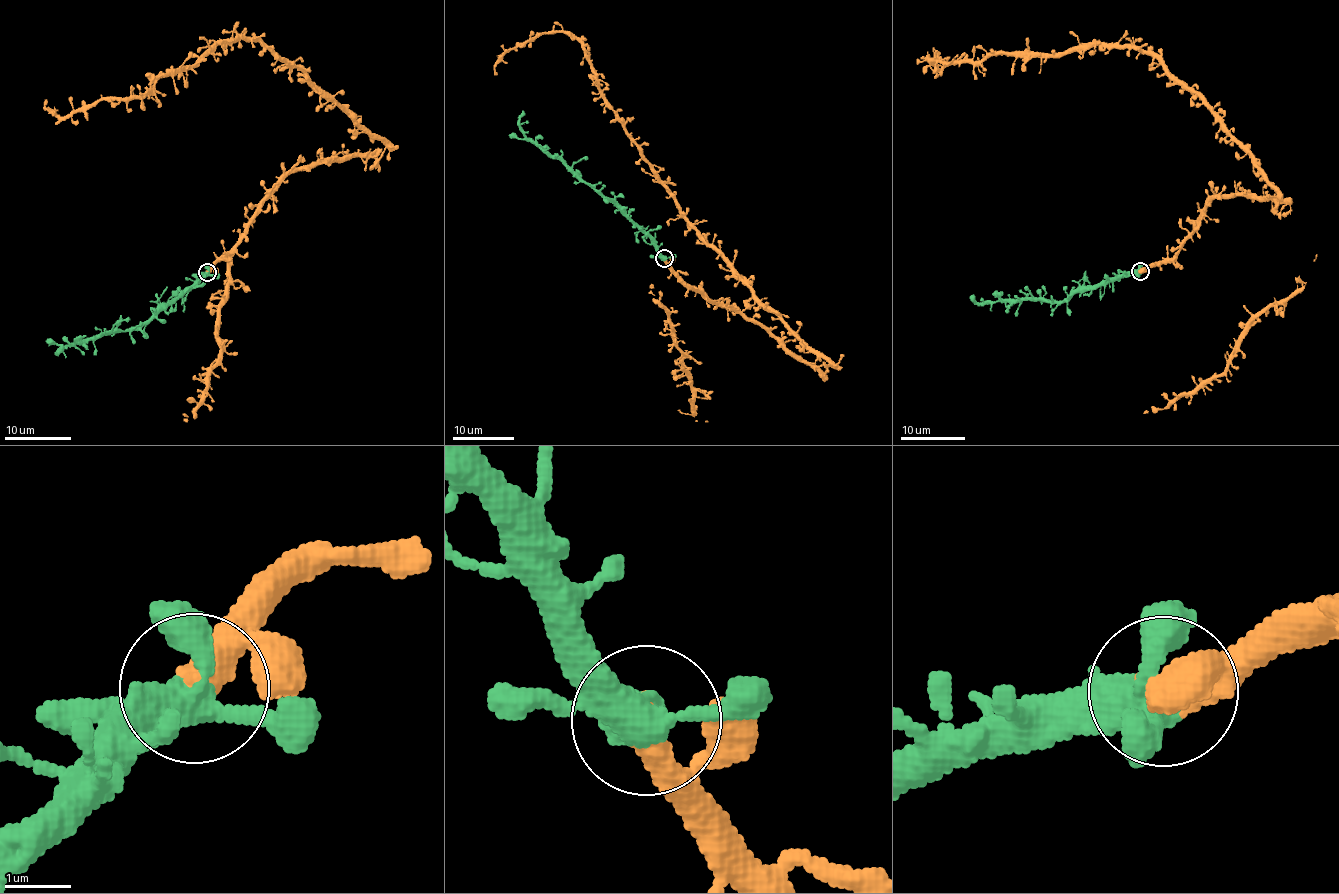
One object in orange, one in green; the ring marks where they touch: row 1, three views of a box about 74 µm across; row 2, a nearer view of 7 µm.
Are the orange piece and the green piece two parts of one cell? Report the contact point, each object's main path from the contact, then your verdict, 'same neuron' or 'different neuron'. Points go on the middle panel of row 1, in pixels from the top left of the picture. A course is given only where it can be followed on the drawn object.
(664, 258) | orange via (664, 258), (805, 362), (832, 364), (688, 220), (575, 39), (543, 32), (510, 49), (497, 73) | green via (664, 258), (653, 239), (622, 210), (526, 137), (520, 119), (524, 113) | same neuron

